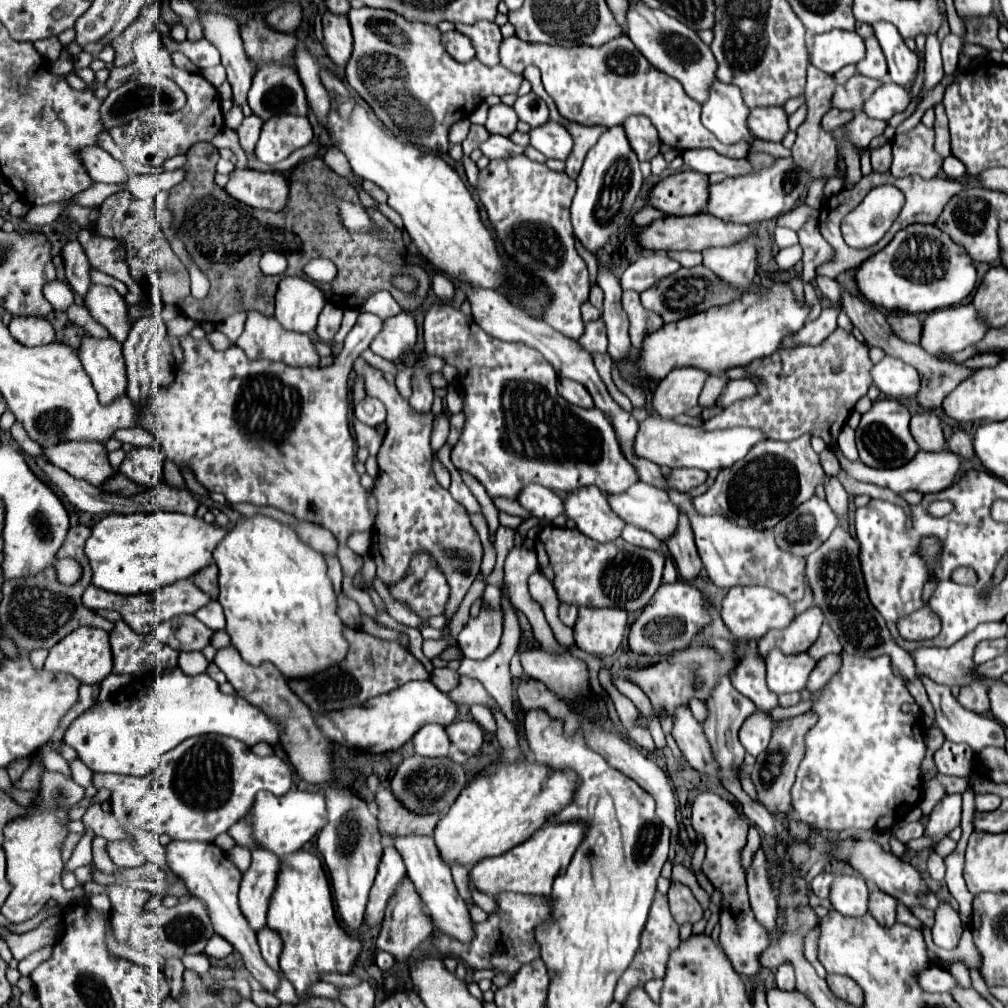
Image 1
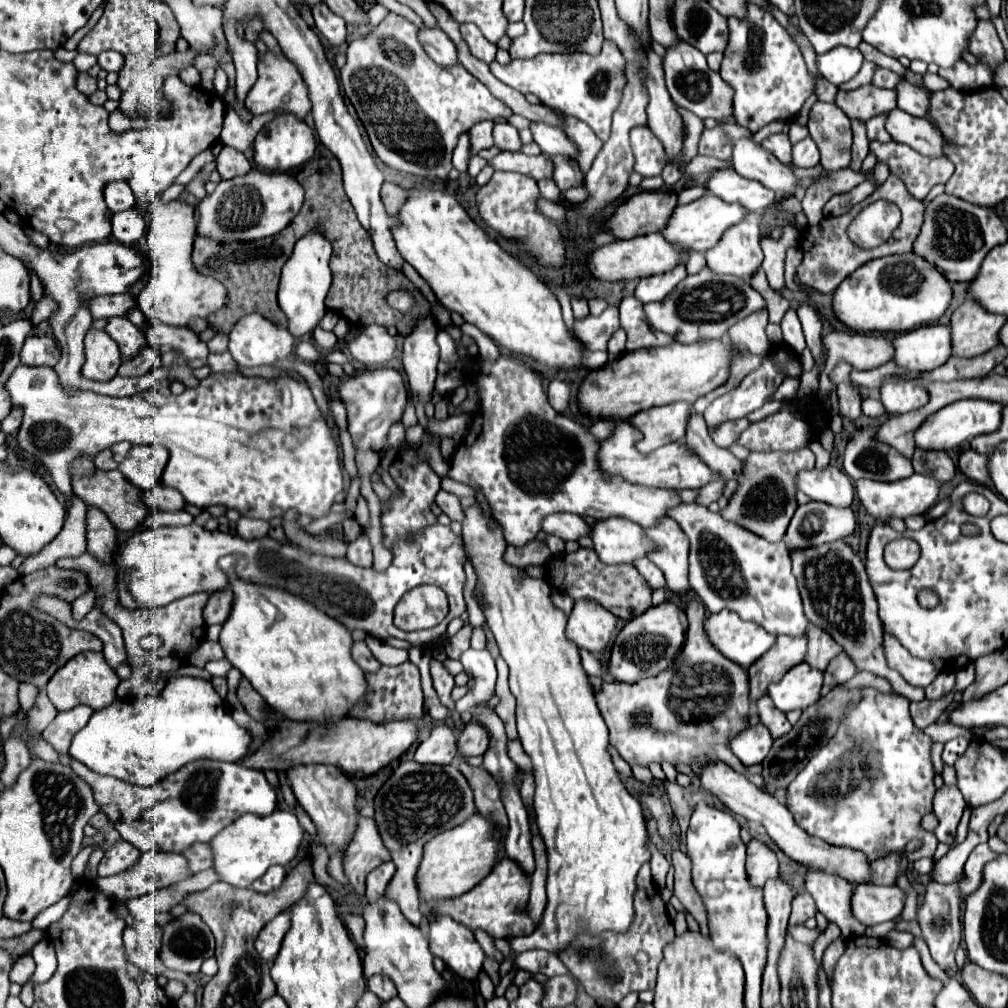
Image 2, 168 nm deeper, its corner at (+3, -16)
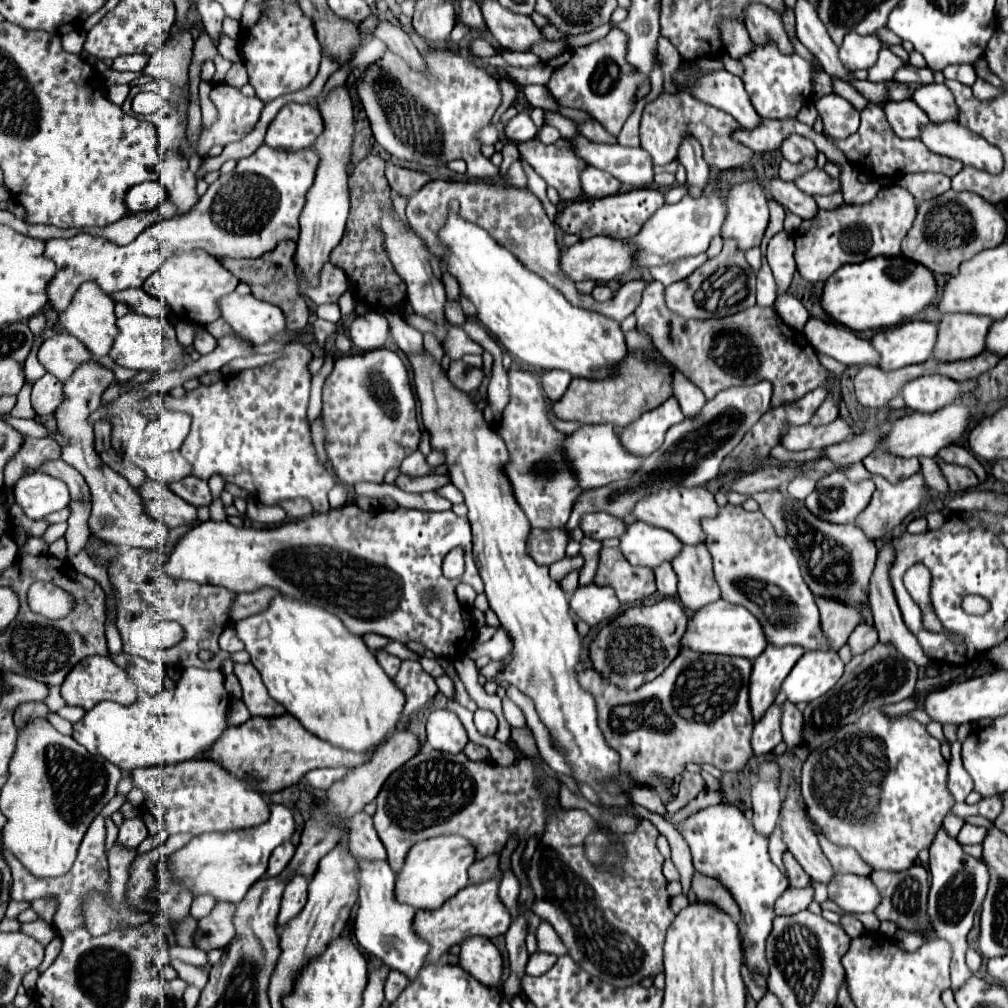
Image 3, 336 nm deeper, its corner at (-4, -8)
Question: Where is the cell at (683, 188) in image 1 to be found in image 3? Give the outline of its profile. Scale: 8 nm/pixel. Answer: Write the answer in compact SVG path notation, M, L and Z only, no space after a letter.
M634 188L624 194L614 194L614 196L584 200L584 202L572 202L562 212L558 212L556 220L566 234L576 234L580 238L610 236L610 238L618 238L618 240L630 240L642 230L642 226L656 212L656 208L660 208L664 204L666 204L666 200L664 200L662 190Z

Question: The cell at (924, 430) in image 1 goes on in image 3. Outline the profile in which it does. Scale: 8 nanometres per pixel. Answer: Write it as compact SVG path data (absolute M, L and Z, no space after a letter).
M934 456L934 460L940 466L946 482L950 486L950 492L962 492L966 488L974 488L974 486L980 484L978 478L976 478L976 474L970 468L958 466L958 464L948 464L940 456Z

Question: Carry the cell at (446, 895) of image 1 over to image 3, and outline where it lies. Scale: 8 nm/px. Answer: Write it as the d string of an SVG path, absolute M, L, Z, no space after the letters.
M468 936L460 942L460 966L484 986L498 986L502 976L502 956L484 936Z

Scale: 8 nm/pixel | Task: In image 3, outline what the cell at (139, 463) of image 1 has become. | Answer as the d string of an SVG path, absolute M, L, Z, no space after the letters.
M162 412L156 422L150 422L146 426L144 438L148 438L142 444L140 456L160 456L162 452L178 450L184 442L184 438L190 432L190 416L188 414L172 414Z

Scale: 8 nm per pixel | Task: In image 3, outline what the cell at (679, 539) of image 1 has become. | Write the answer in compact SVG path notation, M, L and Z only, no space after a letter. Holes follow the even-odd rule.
M682 648L680 654L674 658L674 662L656 680L642 684L634 692L622 692L618 686L610 686L610 680L606 680L600 672L594 672L592 668L580 672L578 682L582 684L584 690L588 690L596 698L598 724L606 736L606 742L620 754L622 764L620 782L626 778L626 774L632 774L636 784L650 786L660 792L672 786L672 780L684 772L684 766L688 762L694 764L706 762L720 768L722 772L736 772L748 764L752 756L750 736L754 726L748 702L750 672L752 662L746 658L700 654L690 648ZM658 778L662 778L666 784L660 784Z

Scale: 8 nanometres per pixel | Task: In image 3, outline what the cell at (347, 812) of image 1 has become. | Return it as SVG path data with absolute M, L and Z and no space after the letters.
M320 768L320 770L310 770L304 780L316 788L330 788L332 782L340 782L346 776L348 768Z

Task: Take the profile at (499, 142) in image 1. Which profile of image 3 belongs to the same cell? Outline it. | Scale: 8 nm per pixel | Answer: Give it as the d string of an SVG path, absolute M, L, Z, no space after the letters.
M530 140L518 144L518 150L520 156L544 178L544 182L558 190L564 202L576 200L582 194L578 174L586 168L586 162L580 160L564 140L550 146Z

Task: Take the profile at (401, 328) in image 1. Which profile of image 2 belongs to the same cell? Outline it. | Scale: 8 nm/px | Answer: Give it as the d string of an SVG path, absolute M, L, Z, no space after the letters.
M379 324L363 326L359 336L349 344L351 356L365 366L387 362L393 356L393 350L395 338L389 336L387 328Z

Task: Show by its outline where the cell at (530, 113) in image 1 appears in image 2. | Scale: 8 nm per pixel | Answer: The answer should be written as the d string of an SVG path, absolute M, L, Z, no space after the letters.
M531 124L531 132L533 132L533 140L541 146L543 154L549 156L569 156L569 158L577 158L579 156L579 148L565 136L563 130L559 128L551 128L547 124Z

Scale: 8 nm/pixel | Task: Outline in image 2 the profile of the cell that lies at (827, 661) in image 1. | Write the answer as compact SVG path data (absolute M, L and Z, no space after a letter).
M841 652L839 656L835 656L835 658L831 660L831 664L829 664L827 670L835 676L837 684L843 684L843 682L851 680L851 678L857 674L857 666L855 666L855 662L849 658L847 652Z

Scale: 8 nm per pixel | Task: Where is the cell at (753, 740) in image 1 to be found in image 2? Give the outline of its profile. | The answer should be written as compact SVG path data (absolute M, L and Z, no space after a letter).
M759 722L757 726L749 726L739 736L735 736L735 740L731 740L731 750L745 766L753 766L767 756L767 752L771 750L771 744L773 744L773 738L767 726Z

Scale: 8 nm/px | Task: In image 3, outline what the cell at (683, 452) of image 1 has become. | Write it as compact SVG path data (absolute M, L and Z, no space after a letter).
M584 424L574 434L566 438L566 458L570 466L574 464L574 472L578 474L578 482L582 488L598 488L606 486L614 480L626 480L634 476L634 472L644 464L644 456L634 456L622 448L618 440L618 428L612 424Z

